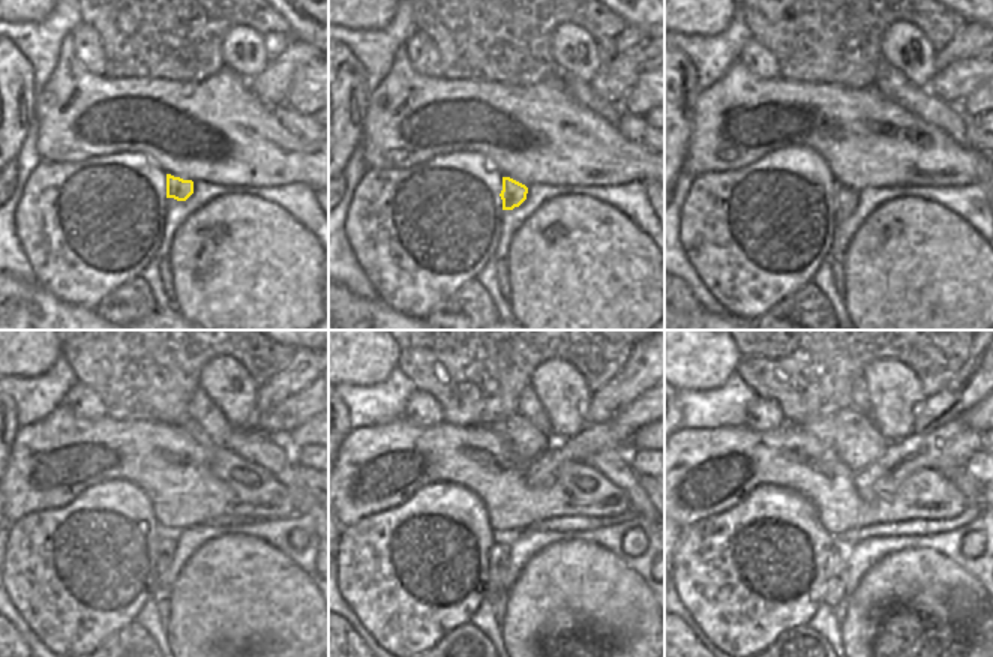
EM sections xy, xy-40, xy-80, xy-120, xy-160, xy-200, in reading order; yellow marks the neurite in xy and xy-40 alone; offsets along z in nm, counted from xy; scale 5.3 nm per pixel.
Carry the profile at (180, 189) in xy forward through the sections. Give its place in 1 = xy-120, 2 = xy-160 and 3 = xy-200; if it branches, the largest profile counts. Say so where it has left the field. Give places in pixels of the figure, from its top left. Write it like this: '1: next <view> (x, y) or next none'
1: next xy-120 (168, 536)
2: next xy-160 (498, 566)
3: next xy-200 (834, 593)

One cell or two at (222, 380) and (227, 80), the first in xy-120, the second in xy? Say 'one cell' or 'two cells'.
two cells

